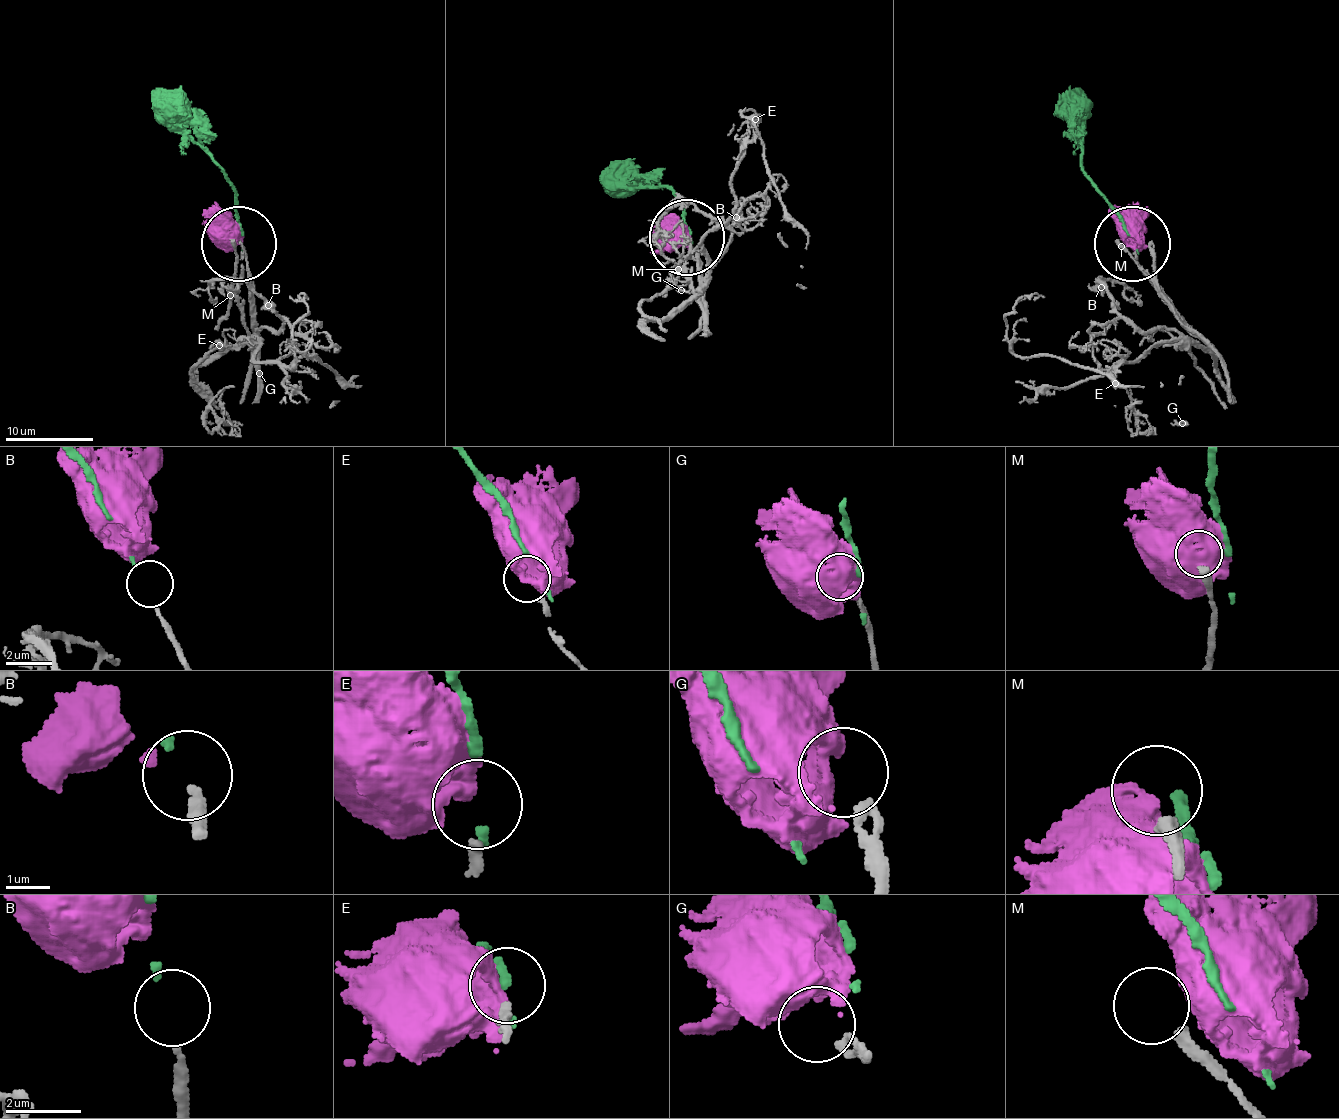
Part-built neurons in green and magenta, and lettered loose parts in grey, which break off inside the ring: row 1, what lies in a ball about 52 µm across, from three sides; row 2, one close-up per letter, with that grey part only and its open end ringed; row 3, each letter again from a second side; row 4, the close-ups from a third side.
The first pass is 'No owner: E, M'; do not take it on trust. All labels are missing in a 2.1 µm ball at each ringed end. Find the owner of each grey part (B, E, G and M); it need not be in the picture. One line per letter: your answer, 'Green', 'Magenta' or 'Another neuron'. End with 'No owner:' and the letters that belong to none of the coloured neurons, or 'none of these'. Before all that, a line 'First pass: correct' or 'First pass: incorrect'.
First pass: correct
B: Green
E: Another neuron
G: Magenta
M: Another neuron
No owner: E, M

